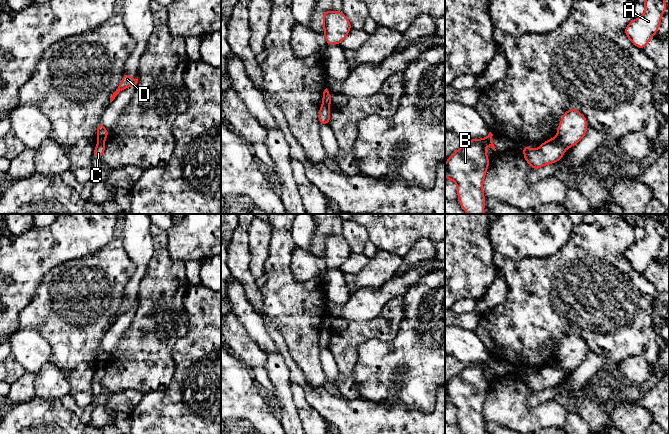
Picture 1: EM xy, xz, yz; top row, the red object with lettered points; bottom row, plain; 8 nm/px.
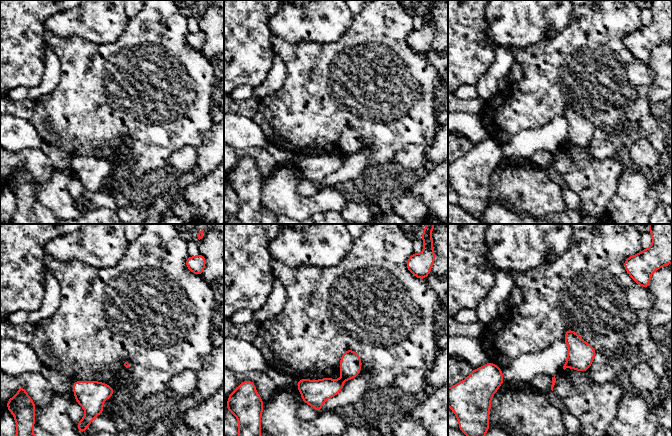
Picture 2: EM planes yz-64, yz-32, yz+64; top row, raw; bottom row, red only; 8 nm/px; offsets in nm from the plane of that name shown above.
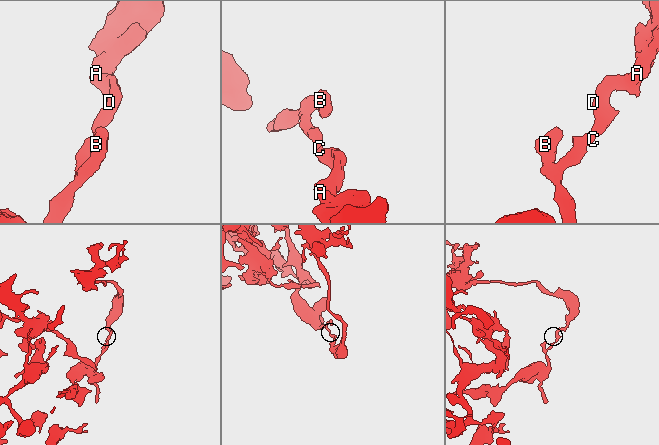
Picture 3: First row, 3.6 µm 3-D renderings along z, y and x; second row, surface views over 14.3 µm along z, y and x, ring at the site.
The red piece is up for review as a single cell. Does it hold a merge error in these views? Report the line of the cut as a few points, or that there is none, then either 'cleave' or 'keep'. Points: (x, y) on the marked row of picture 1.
cut yz (556, 137), (566, 147); cleave

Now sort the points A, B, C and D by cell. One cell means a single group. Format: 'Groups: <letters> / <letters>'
Groups: A D / B C

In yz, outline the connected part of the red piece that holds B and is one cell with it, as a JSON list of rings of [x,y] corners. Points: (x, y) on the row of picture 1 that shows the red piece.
[[[489,132],[485,138],[468,140],[458,148],[445,163],[445,177],[456,183],[458,193],[457,200],[467,214],[483,214],[485,208],[483,182],[490,164],[485,147],[490,145],[492,149],[496,151],[492,142],[492,136],[493,134]]]

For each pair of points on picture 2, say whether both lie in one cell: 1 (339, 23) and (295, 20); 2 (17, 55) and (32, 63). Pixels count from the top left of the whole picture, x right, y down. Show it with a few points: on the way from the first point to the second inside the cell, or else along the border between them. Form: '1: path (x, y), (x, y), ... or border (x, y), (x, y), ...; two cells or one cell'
1: path (328, 23), (306, 23); one cell
2: path (21, 59), (28, 63); one cell

